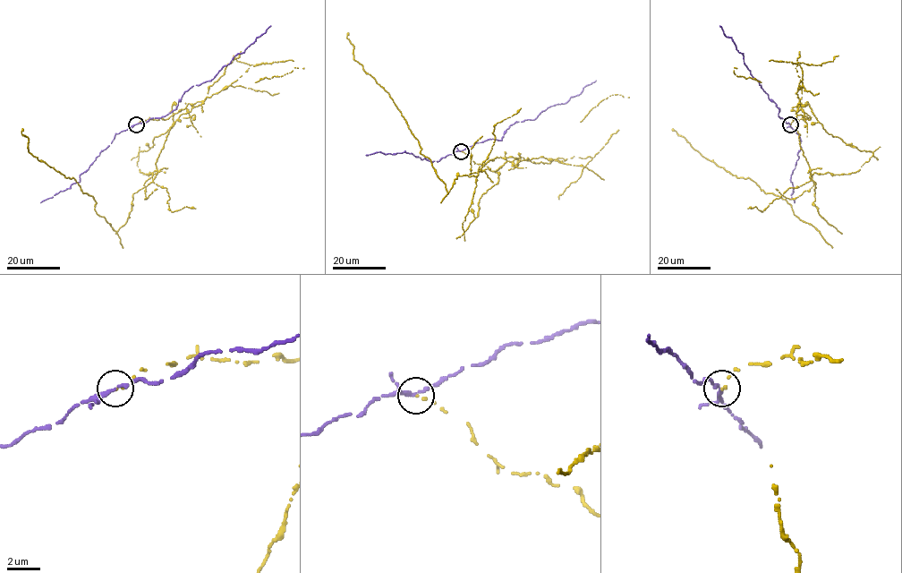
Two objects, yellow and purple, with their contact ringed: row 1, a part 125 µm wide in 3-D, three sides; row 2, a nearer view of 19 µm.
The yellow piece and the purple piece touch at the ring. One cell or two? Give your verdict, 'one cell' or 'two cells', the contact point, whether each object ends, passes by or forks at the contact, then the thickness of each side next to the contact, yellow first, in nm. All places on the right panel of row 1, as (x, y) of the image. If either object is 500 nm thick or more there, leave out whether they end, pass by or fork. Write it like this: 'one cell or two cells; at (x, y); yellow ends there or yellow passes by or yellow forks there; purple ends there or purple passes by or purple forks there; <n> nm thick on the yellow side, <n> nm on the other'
two cells; at (790, 124); yellow ends there; purple passes by; 170 nm thick on the yellow side, 240 nm on the other

